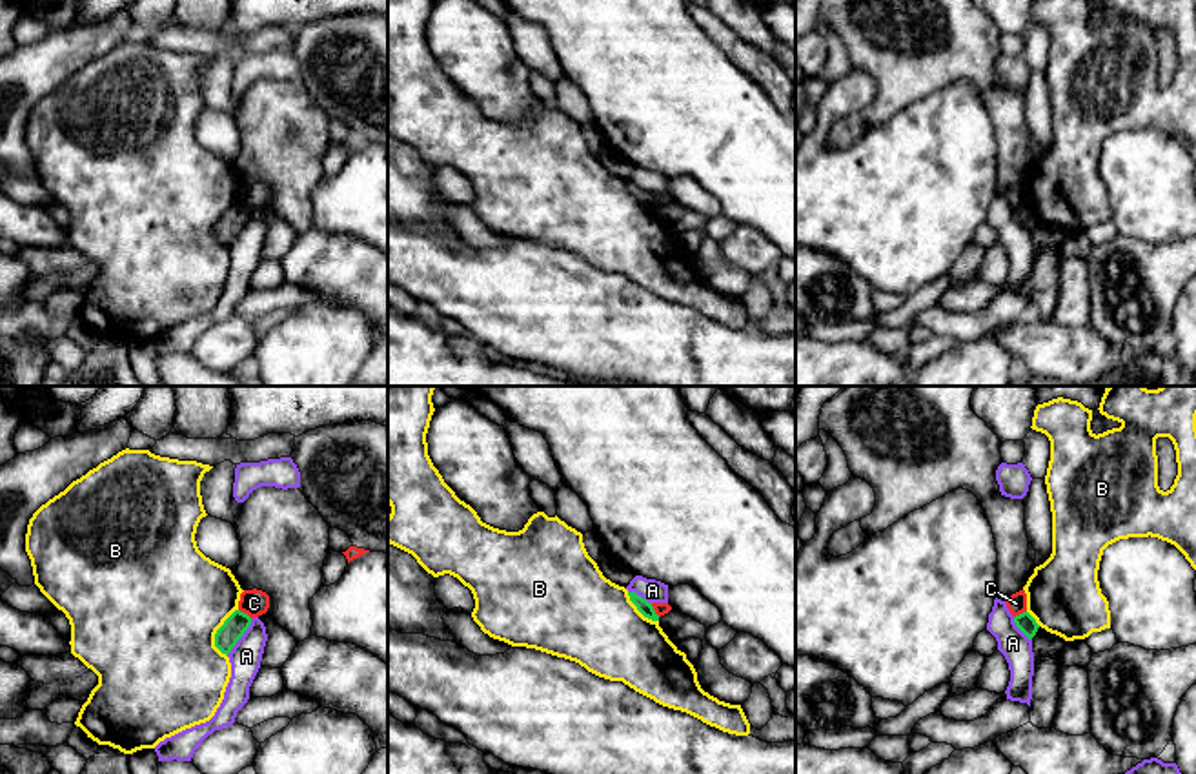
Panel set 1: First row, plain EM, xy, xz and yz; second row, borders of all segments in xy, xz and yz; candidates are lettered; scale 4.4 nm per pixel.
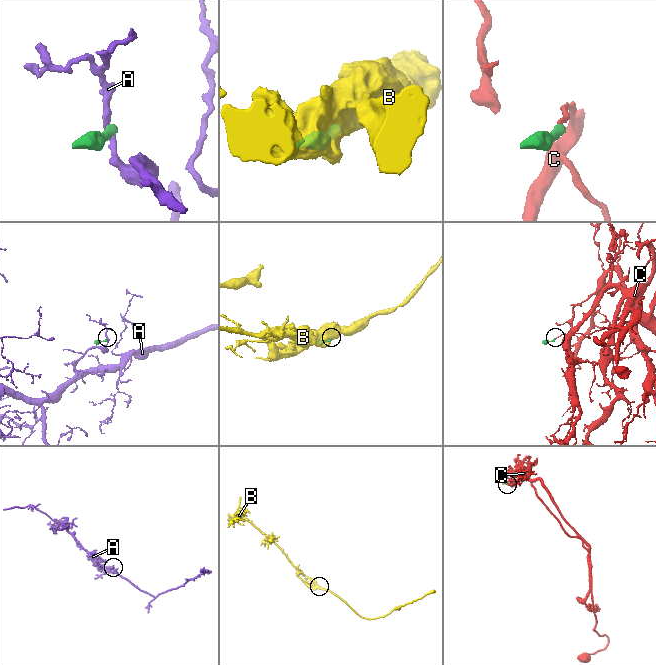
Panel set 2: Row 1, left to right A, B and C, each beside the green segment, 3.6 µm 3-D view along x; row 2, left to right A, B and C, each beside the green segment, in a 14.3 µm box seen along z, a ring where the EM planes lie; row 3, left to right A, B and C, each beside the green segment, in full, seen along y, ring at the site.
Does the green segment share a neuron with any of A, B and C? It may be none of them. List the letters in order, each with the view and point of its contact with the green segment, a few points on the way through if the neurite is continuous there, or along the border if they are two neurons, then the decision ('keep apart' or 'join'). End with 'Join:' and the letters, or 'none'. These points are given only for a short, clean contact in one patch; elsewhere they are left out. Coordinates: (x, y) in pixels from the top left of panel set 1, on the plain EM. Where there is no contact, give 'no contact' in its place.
A: meets green in xy at (241, 228); border along xy (252, 212), (250, 219), (226, 246); keep apart
B: meets green in xy at (217, 224); keep apart
C: meets green in xy at (246, 206); border along xy (239, 201), (252, 210); keep apart
Join: none

